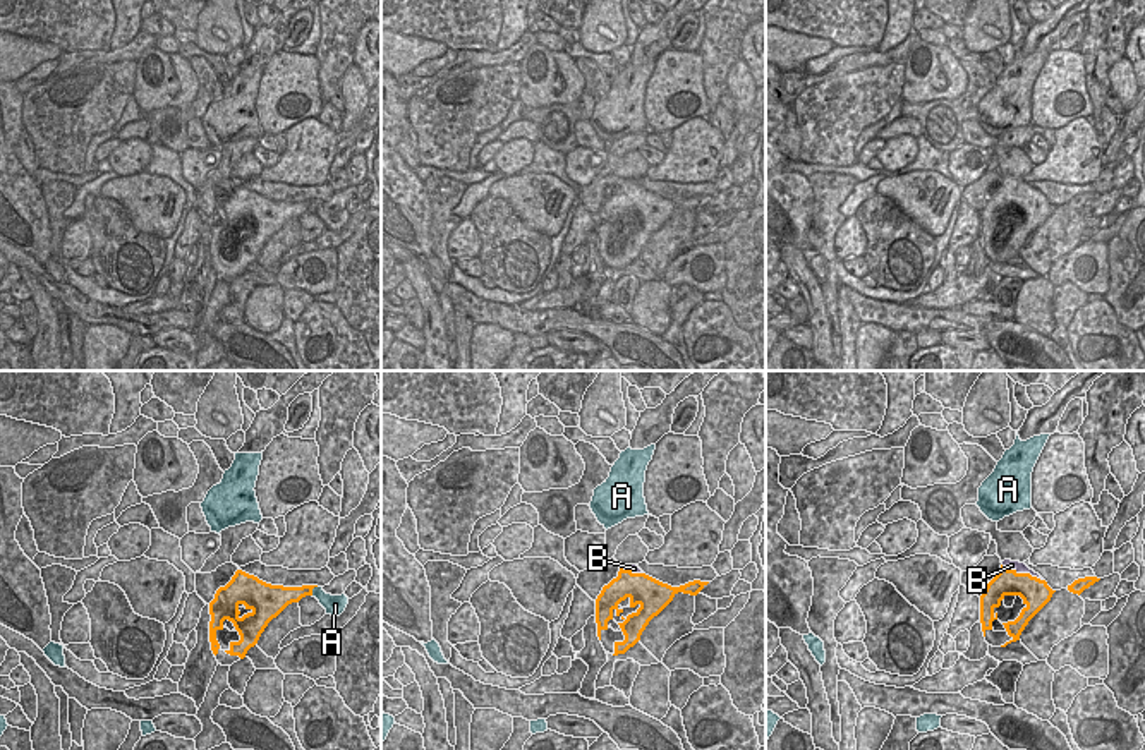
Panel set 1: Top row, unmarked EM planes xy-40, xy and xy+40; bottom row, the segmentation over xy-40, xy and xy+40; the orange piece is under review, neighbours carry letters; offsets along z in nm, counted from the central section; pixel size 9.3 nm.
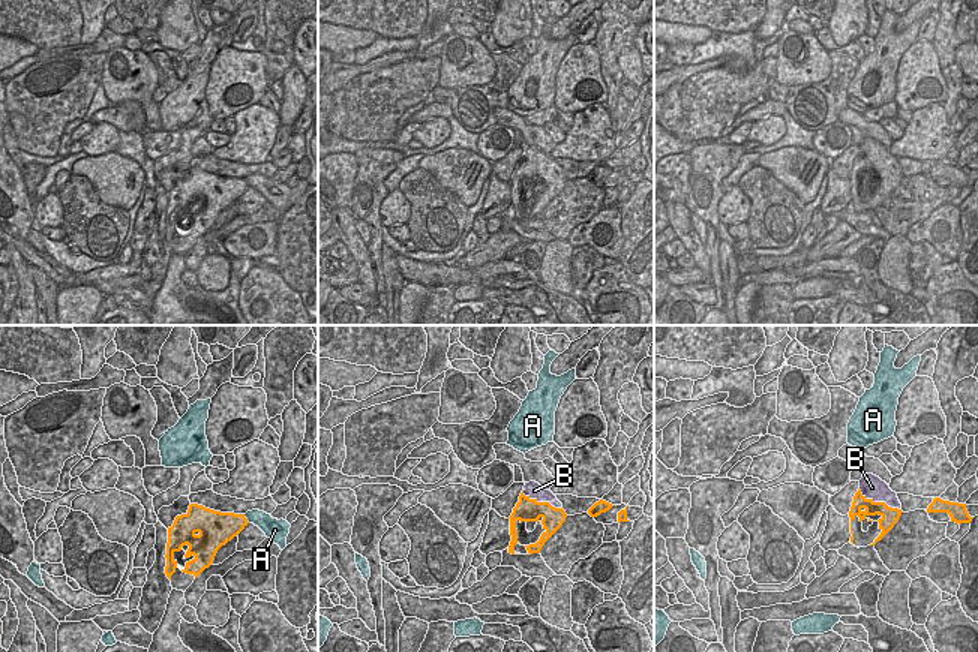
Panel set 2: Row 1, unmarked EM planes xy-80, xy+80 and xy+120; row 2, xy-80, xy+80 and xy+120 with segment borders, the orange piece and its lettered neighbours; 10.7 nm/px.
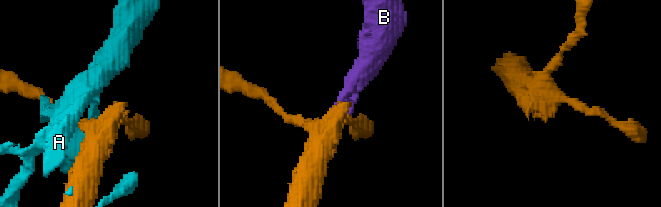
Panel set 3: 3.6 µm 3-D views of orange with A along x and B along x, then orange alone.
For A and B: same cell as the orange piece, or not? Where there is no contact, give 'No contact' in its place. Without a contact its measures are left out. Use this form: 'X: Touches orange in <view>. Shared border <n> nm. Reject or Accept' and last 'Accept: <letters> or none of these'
A: Touches orange in xy-40. Shared border 110 nm. Reject
B: Touches orange in xy+40. Shared border 420 nm. Accept
Accept: B.

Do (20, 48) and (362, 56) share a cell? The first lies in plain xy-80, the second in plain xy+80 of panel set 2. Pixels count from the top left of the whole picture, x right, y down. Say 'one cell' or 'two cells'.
two cells

